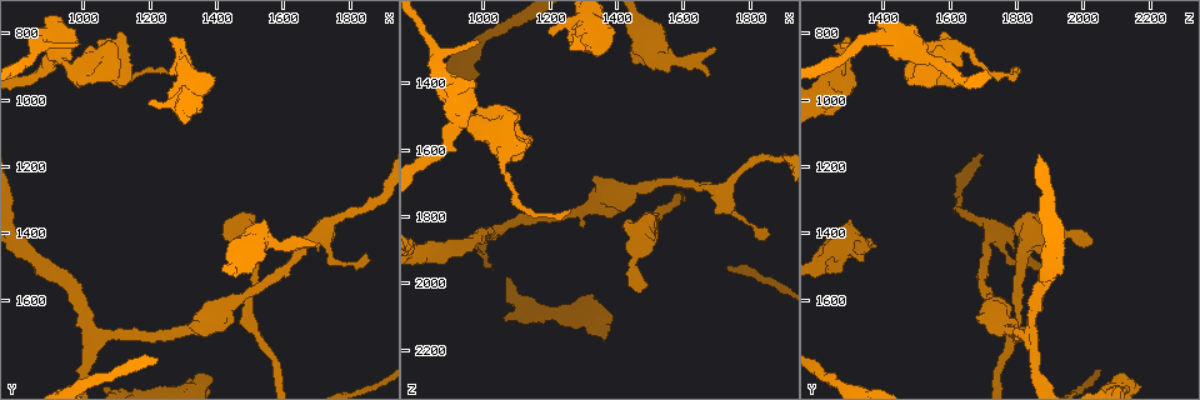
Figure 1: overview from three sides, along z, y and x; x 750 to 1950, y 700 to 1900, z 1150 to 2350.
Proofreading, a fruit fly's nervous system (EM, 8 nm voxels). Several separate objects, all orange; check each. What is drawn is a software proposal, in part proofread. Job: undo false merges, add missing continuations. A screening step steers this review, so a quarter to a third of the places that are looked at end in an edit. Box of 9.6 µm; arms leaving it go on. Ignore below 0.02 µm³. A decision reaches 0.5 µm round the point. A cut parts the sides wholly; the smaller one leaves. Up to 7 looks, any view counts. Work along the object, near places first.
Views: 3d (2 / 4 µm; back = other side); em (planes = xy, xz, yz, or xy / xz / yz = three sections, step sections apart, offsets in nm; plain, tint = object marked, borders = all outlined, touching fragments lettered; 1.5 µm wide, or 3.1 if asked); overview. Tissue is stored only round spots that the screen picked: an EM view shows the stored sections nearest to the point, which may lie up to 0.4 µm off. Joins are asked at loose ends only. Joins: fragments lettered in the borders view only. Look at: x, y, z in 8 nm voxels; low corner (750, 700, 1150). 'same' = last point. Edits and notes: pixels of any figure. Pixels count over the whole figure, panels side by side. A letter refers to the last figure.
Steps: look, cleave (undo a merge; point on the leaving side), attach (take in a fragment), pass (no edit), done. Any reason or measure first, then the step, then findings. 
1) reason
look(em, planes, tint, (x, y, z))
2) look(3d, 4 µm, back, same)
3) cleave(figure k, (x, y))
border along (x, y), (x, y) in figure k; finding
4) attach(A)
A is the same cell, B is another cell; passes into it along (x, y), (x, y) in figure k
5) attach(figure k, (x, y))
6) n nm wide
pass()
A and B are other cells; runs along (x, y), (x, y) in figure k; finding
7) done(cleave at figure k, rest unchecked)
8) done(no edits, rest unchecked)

three arms meet
look(3d, 4 µm, (920, 870, 1510))

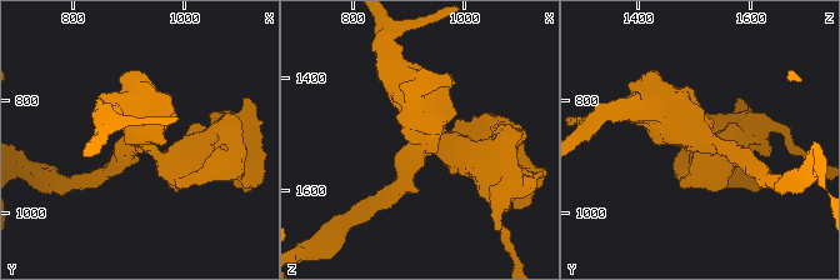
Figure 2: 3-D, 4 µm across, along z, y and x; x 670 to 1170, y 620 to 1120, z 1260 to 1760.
3 arms; arms of 280, 500, 550 nm
look(em, planes, tint, (925, 870, 1500))

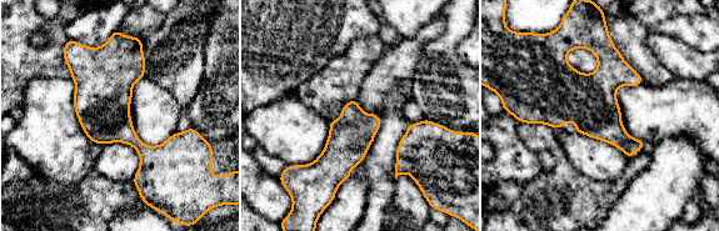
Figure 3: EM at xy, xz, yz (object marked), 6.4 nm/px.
look(em, planes, borders, same)

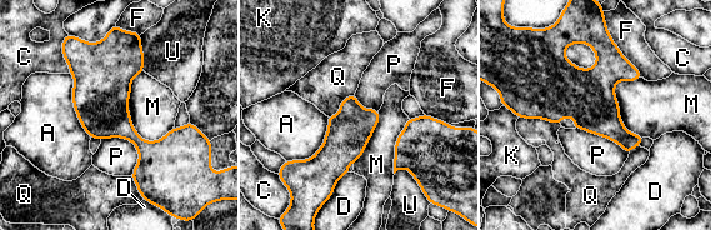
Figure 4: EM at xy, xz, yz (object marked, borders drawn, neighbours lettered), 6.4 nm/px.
pass()
A, C, D, F, K, M, P, Q and U are other cells; border along (519, 116), (541, 118), (560, 125) in figure 4; continuous, no second neuron

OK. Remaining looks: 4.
branch stops here
look(3d, 2 µm, (1290, 1050, 1230))

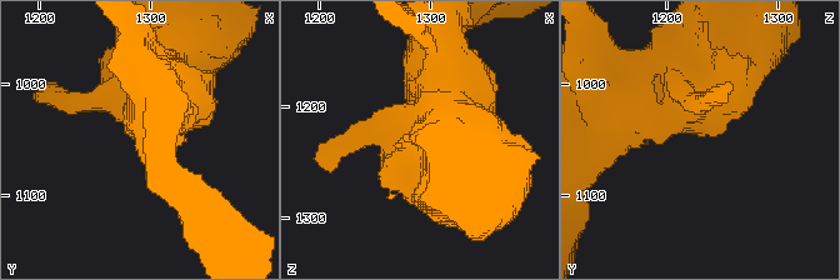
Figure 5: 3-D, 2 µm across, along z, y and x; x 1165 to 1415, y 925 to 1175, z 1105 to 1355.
now the EM
look(em, planes, borders, same)

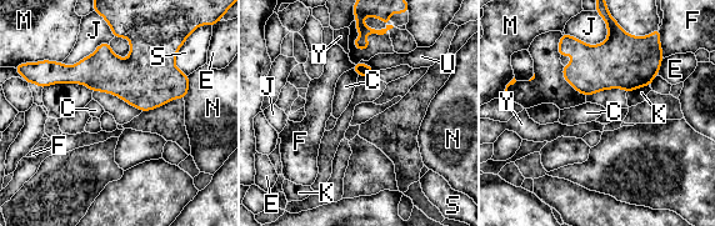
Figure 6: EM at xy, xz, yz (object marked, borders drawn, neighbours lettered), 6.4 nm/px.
pass()
C, E, F, J, K, M, N, S, U and Y are other cells; border along (353, 68), (358, 76) in figure 6; no lettered fragment goes on from it

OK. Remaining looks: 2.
look(em, planes, tint, (1460, 1480, 1330))

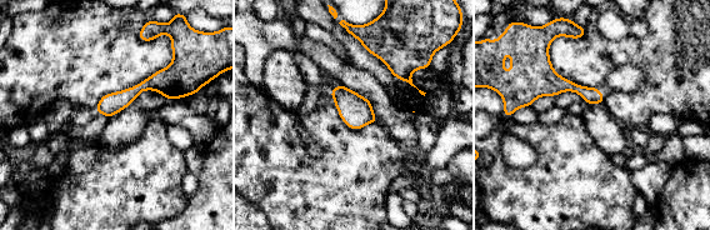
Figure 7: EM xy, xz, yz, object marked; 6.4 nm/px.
look(em, planes, borders, same)

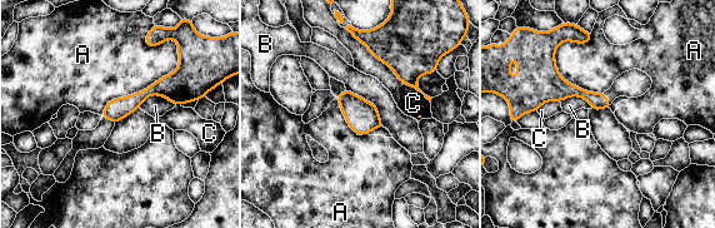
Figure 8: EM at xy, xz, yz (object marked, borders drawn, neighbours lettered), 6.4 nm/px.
pass()
A, B and C are other cells; border along (561, 41), (558, 72), (603, 93) in figure 8; none of them fits

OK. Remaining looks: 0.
done(no edits, rest unchecked)

